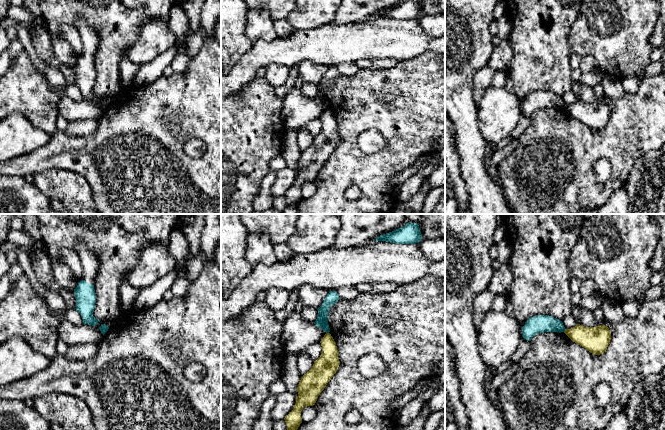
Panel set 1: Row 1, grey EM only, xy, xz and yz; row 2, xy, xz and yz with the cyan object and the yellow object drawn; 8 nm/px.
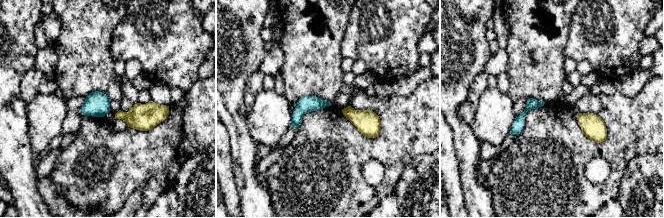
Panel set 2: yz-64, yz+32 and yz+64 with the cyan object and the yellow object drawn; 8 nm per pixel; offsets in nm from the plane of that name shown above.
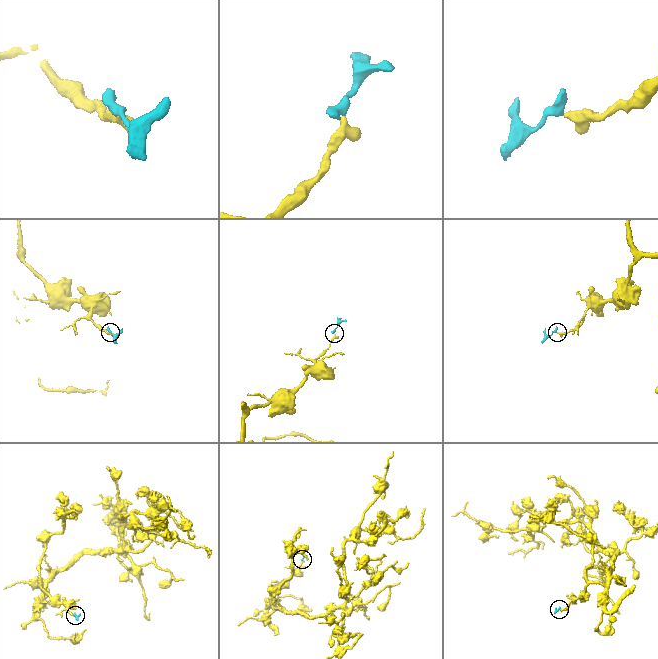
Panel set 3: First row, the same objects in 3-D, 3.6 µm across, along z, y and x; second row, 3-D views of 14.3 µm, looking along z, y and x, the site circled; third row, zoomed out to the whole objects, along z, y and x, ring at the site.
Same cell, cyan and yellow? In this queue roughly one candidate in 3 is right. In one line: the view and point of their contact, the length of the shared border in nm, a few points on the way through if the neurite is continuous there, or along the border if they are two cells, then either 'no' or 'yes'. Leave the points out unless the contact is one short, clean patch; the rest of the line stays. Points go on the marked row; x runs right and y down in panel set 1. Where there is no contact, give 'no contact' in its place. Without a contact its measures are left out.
contact xz (327, 332); length 30 nm; border xz (326, 332), (328, 333); no

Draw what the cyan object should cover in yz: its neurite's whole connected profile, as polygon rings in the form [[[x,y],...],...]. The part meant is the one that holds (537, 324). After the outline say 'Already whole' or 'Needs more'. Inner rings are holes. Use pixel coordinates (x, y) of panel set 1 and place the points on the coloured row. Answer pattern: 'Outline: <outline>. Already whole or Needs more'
Outline: [[[536,315],[529,318],[522,327],[522,337],[531,341],[532,337],[544,332],[564,332],[566,329],[561,320],[549,315]]]. Already whole

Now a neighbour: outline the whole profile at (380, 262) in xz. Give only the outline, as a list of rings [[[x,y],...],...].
[[[378,241],[357,248],[328,247],[308,255],[294,254],[289,261],[277,261],[273,265],[257,264],[228,297],[221,297],[221,324],[241,313],[255,302],[260,292],[269,288],[291,292],[306,285],[327,291],[365,283],[393,283],[400,286],[427,275],[445,278],[445,258],[439,261],[428,260],[423,255],[419,243],[398,244]]]

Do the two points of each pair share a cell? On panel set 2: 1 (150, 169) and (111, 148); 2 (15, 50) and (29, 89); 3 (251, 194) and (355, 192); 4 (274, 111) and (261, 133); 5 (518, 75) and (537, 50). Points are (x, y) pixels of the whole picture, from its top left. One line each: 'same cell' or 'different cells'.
1: same cell
2: different cells
3: different cells
4: same cell
5: same cell

